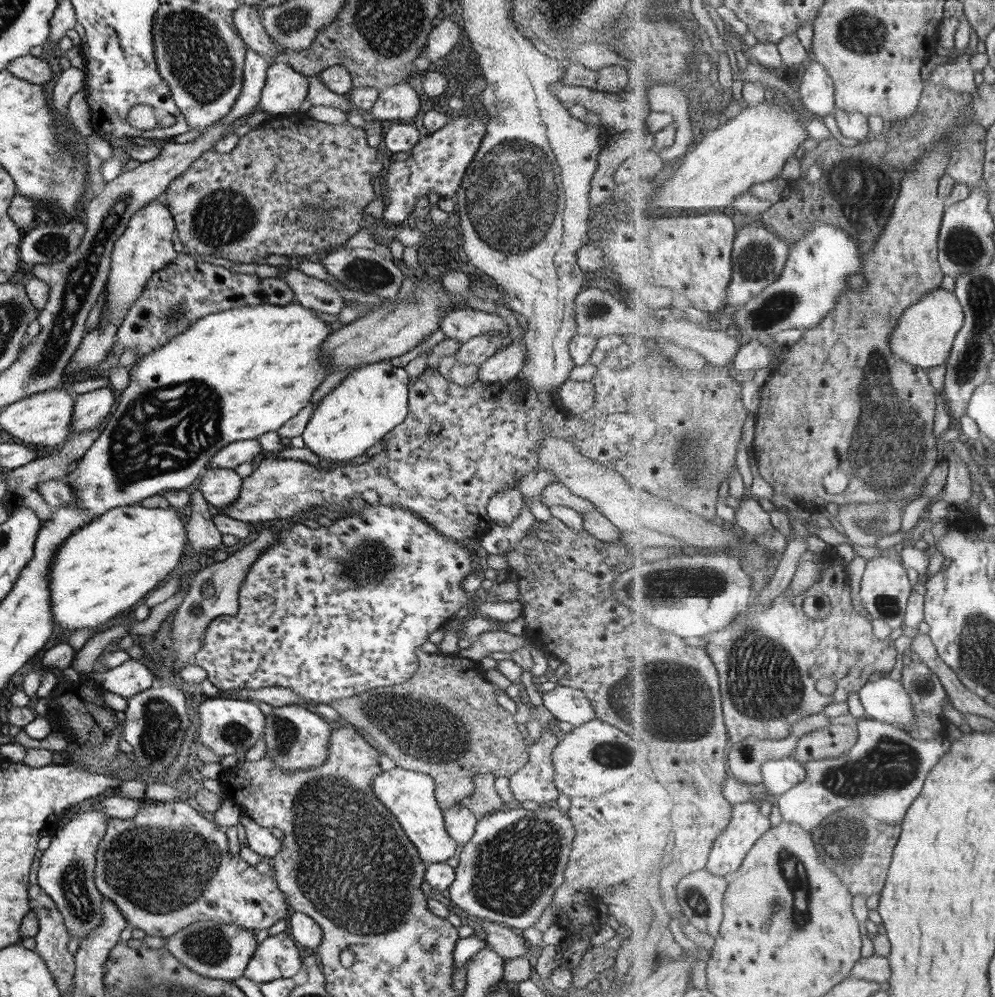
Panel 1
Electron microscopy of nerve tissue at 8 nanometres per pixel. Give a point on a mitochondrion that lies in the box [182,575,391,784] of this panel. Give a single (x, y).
(285, 735)

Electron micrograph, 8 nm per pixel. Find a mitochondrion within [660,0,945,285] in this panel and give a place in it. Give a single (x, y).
(860, 32)

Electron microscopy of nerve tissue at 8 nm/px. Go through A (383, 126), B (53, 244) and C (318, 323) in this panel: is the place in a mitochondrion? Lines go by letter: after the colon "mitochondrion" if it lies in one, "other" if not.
A: other
B: mitochondrion
C: other

